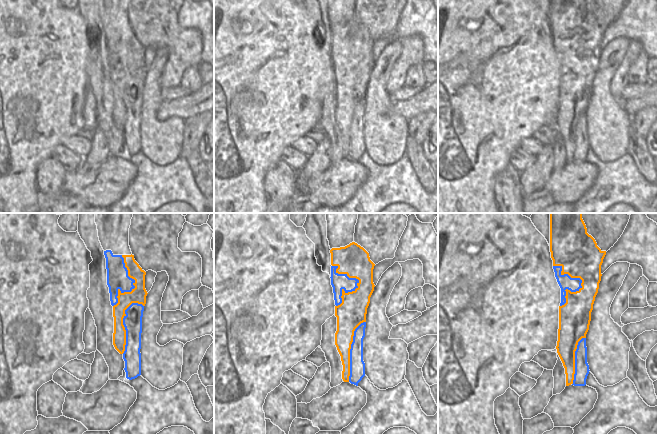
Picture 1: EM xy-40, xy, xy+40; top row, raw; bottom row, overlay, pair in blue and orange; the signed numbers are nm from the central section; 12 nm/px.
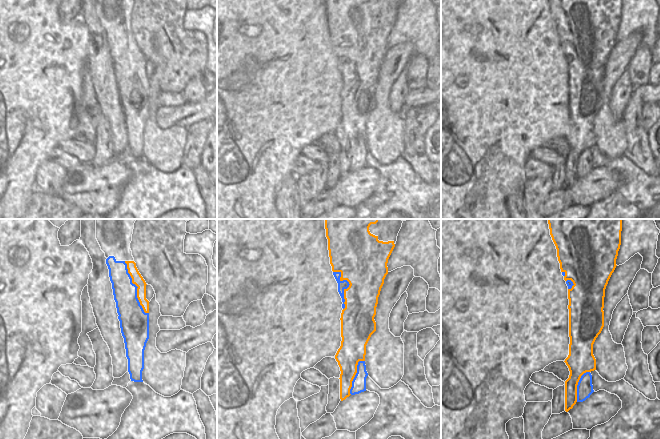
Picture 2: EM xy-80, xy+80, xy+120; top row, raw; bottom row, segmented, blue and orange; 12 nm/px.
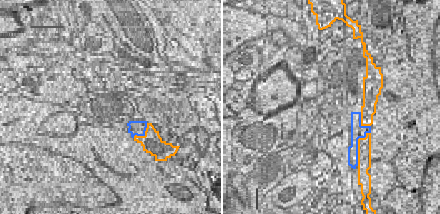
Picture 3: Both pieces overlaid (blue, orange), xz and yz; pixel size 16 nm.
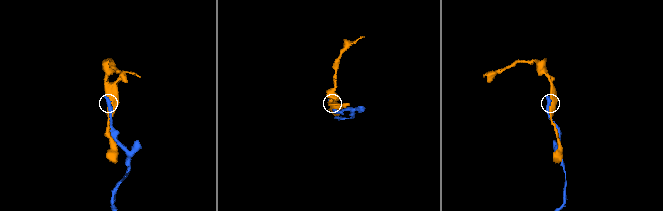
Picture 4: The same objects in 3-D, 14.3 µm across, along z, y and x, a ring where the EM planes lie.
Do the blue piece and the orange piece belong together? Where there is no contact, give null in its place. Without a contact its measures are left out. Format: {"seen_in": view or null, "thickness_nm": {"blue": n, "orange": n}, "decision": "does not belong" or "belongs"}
{"seen_in": "xy", "thickness_nm": {"blue": 190, "orange": 360}, "decision": "does not belong"}

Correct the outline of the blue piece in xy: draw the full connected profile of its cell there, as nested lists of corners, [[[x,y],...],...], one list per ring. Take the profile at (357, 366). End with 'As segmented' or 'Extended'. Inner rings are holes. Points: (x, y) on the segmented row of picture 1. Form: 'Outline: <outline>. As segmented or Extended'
Outline: [[[363,322],[355,329],[350,349],[349,382],[356,386],[358,386],[358,383],[365,376],[365,363],[363,361],[363,339],[365,337],[365,328],[366,322]]]. As segmented.

